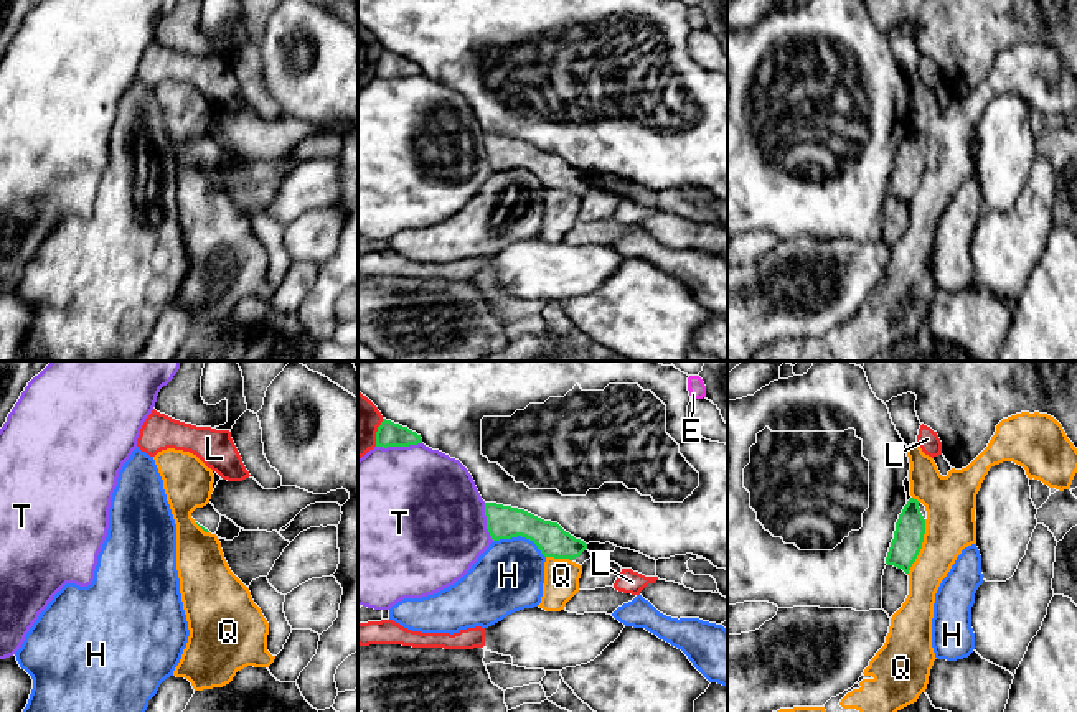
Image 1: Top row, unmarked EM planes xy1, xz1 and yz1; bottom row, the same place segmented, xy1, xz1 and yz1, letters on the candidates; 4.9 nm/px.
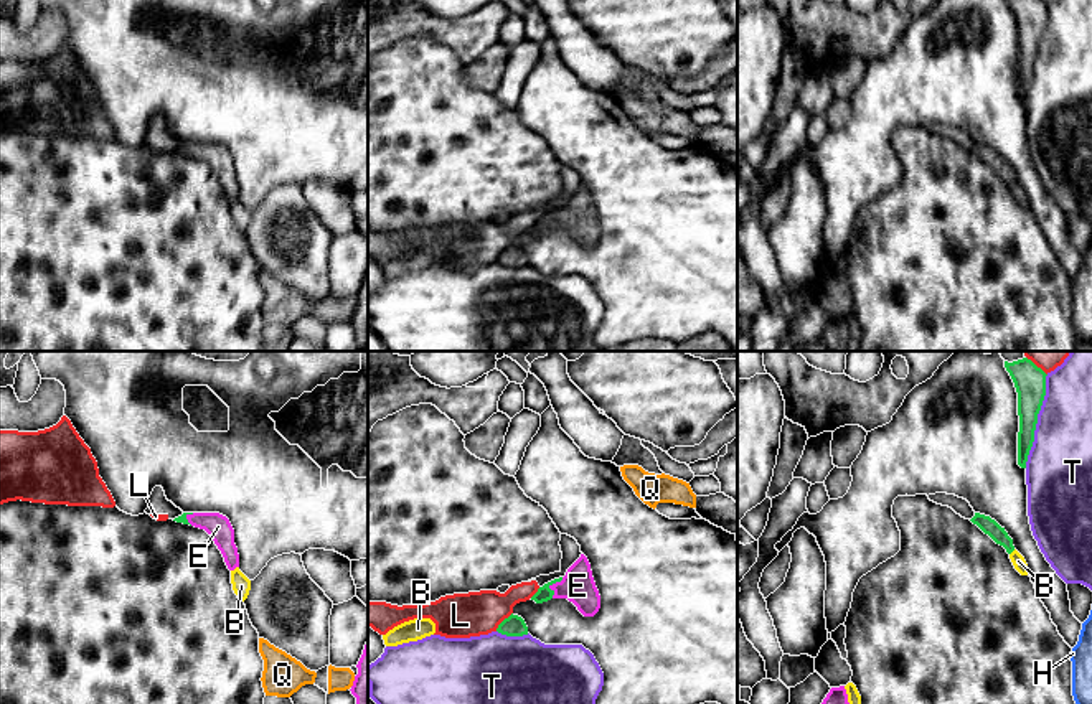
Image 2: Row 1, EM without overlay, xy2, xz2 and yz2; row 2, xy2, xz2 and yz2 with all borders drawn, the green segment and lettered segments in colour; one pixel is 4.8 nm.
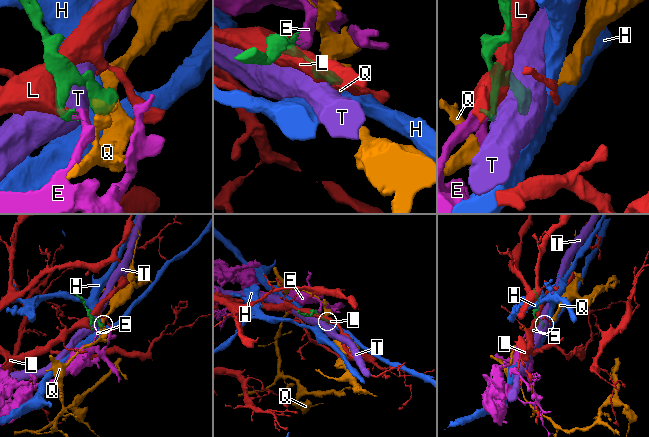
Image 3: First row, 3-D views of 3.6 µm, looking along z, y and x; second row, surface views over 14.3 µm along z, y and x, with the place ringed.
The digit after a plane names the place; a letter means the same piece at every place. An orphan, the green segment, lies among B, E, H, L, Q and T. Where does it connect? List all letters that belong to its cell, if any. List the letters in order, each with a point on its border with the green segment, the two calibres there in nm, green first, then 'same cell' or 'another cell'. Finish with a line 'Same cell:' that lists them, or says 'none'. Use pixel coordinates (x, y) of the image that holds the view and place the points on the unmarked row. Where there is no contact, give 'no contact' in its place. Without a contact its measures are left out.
B: yz2 (1011, 182) | 80/70 nm | another cell
E: xz2 (551, 215) | 70/170 nm | same cell
H: xz1 (522, 167) | 160/340 nm | another cell
L: xz2 (502, 253) | 100/220 nm | another cell
Q: yz1 (921, 178) | 140/240 nm | another cell
T: yz2 (1036, 51) | 150/320 nm | another cell
Same cell: E

